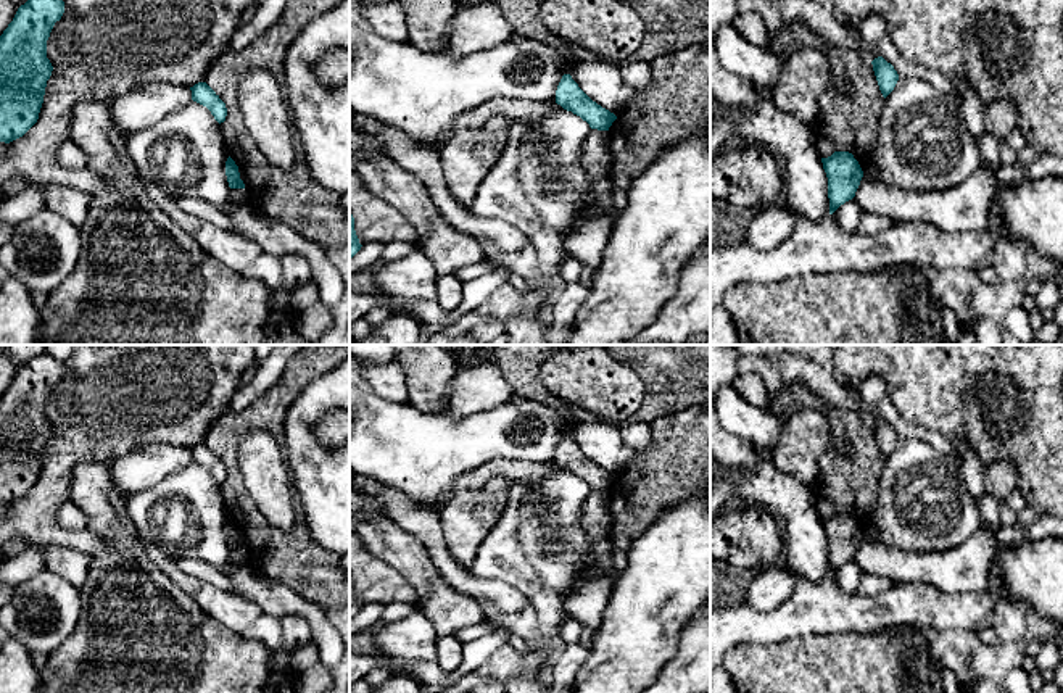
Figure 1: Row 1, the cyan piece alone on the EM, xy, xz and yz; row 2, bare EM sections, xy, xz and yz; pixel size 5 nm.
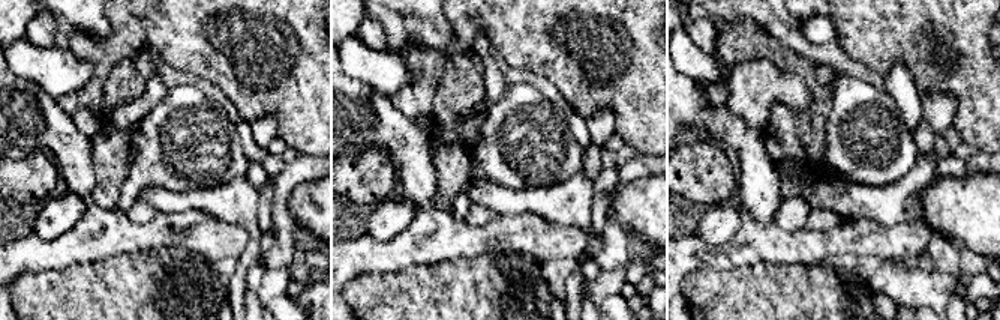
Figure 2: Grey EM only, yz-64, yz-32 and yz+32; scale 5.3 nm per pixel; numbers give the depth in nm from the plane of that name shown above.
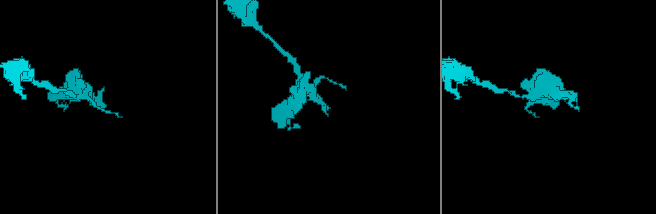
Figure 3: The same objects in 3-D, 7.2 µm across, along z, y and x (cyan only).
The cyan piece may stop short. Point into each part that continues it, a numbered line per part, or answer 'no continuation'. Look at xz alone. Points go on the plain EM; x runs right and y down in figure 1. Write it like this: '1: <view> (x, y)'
no continuation

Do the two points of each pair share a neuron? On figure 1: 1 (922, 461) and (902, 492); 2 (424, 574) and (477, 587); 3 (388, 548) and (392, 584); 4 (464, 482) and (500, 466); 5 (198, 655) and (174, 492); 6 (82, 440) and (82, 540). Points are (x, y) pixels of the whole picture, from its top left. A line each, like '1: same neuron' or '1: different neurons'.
1: same neuron
2: different neurons
3: different neurons
4: same neuron
5: different neurons
6: same neuron

